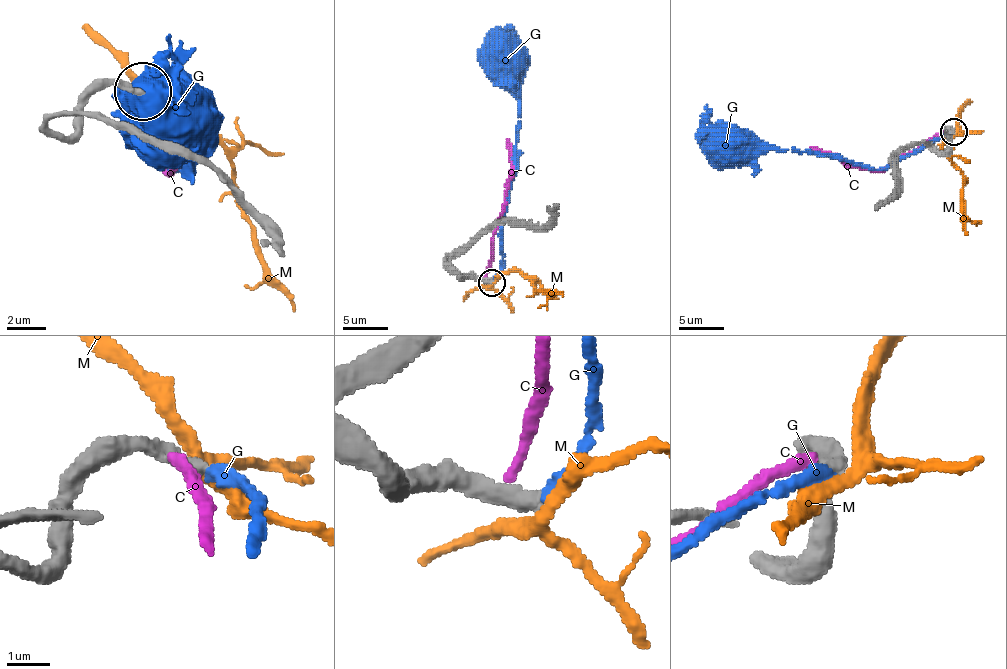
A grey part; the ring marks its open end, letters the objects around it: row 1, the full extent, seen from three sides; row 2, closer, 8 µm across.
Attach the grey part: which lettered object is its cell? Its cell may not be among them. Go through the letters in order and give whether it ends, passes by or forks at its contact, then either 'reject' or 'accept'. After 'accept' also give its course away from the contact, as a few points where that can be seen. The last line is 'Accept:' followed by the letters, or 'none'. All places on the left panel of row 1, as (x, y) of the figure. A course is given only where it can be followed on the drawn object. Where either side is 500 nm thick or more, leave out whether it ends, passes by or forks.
C: it ends; reject
G: it ends; reject
M: it forks; reject
Accept: none

